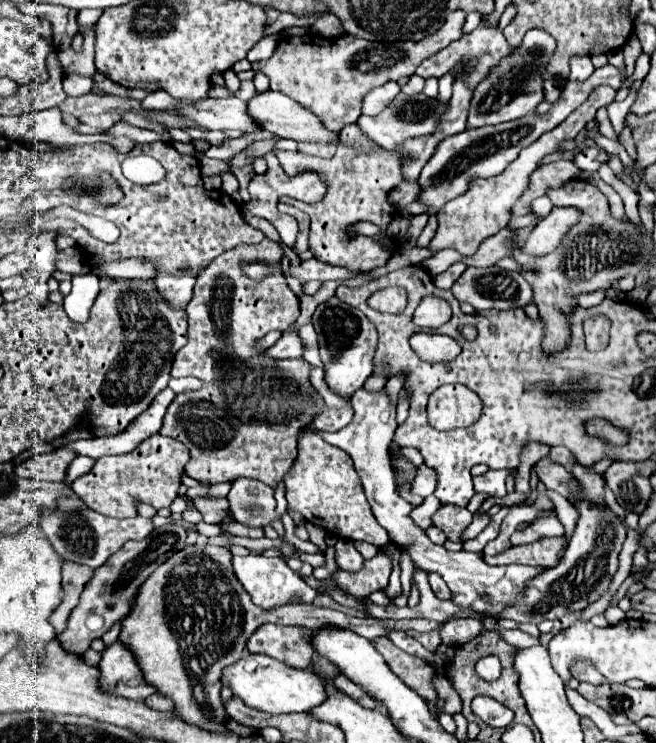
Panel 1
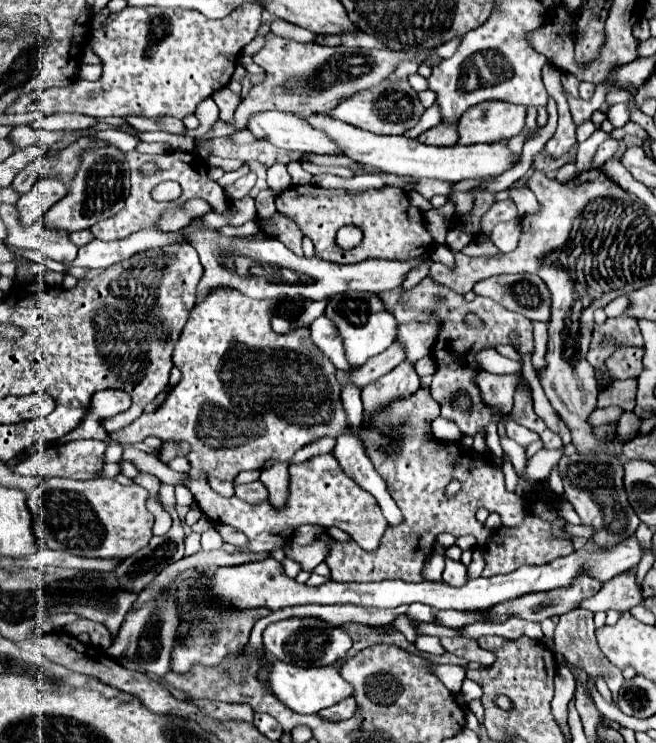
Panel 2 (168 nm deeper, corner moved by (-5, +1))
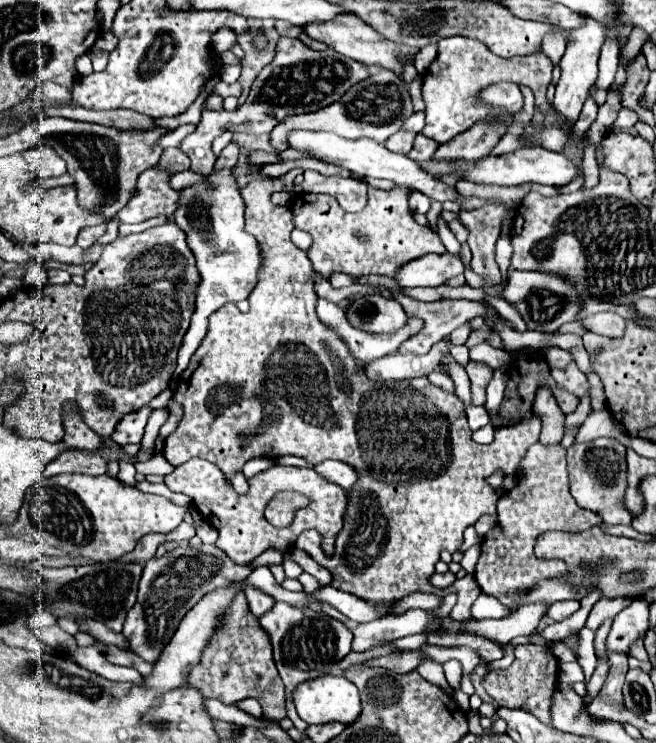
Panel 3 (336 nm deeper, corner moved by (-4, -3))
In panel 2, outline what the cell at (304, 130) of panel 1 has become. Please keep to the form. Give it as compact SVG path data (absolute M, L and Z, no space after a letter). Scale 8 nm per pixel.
M309 115L303 117L311 127L317 127L319 131L325 131L325 135L331 135L345 151L347 157L355 159L357 163L383 169L387 173L403 175L403 177L431 177L431 179L443 179L443 181L461 181L471 177L489 177L489 175L501 175L509 167L515 165L519 157L513 157L511 151L505 145L451 145L451 147L437 147L437 145L425 145L417 139L405 137L405 135L375 135L363 129L357 129L353 125L341 123L339 119L329 119L329 115Z

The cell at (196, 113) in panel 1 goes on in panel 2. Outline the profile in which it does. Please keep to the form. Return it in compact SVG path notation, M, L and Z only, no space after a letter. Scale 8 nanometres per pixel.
M259 111L249 117L247 129L257 139L265 139L281 149L317 153L317 155L339 155L339 147L321 131L313 129L307 121L285 115L283 111Z

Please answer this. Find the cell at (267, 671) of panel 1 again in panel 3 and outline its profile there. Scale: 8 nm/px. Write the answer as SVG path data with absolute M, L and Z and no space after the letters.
M324 675L306 683L300 683L296 691L292 693L294 705L298 715L308 723L308 725L324 725L324 723L342 723L342 725L352 725L360 717L360 695L358 689L352 681L346 677L334 677L334 675Z

